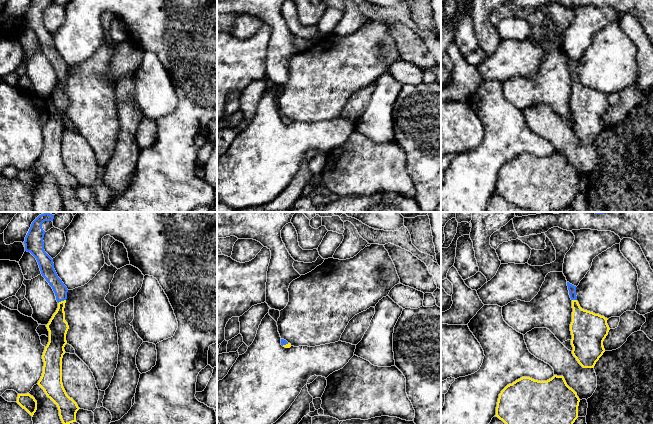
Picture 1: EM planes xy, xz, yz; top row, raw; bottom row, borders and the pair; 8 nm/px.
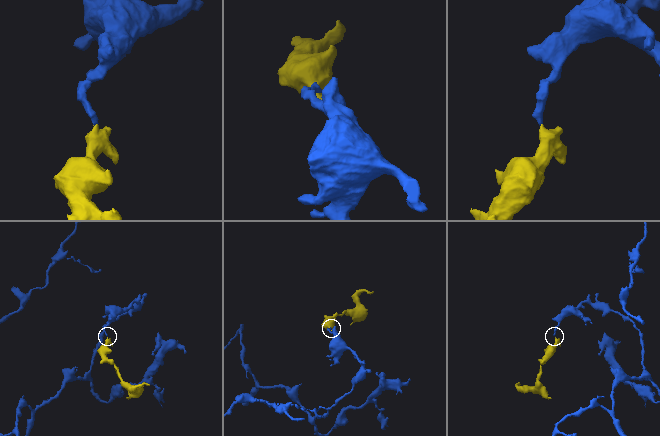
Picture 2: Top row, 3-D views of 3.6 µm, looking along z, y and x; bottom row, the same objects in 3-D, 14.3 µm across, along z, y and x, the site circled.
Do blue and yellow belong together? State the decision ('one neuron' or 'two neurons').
one neuron

